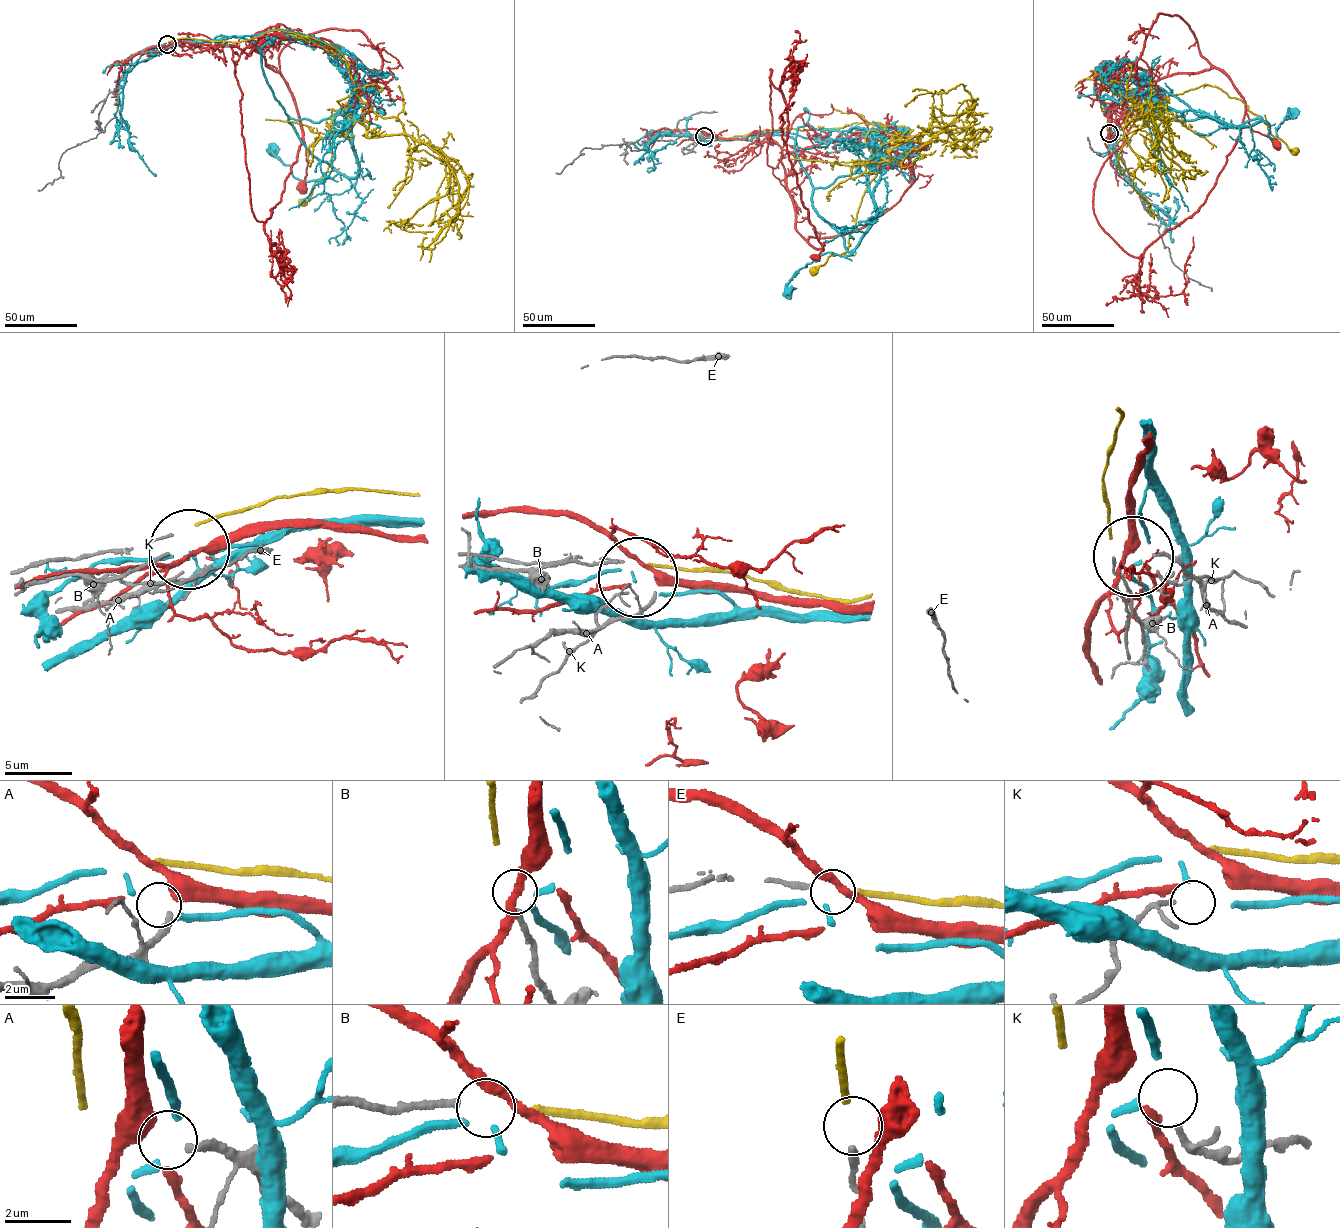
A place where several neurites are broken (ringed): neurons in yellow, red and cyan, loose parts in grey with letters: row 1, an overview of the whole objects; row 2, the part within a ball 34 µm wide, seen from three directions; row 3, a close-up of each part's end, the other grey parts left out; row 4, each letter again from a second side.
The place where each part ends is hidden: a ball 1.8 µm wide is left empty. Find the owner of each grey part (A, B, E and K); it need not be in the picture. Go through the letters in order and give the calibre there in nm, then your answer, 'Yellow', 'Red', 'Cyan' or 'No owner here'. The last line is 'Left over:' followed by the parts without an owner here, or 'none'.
A: Thickness 260 nm. Red
B: Thickness 220 nm. No owner here
E: Thickness 220 nm. Yellow
K: Thickness 130 nm. Cyan
Left over: B

